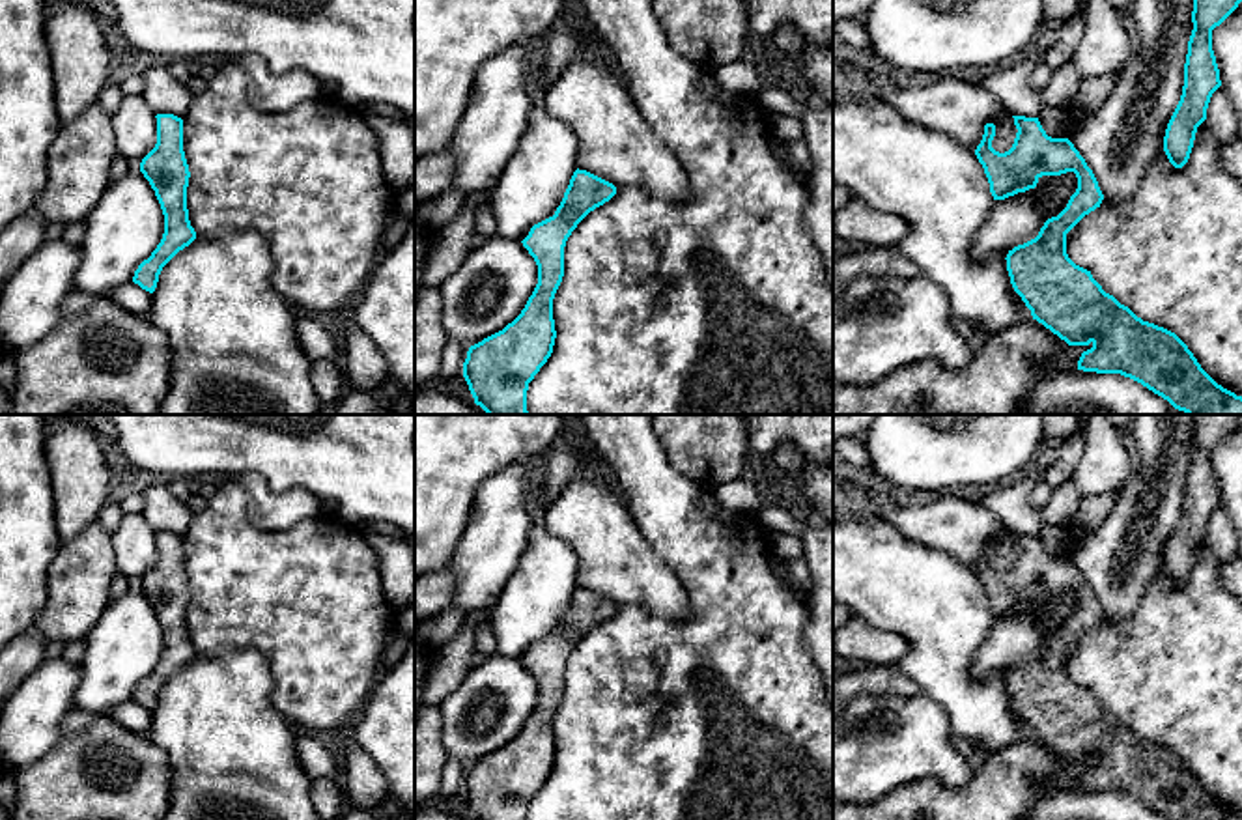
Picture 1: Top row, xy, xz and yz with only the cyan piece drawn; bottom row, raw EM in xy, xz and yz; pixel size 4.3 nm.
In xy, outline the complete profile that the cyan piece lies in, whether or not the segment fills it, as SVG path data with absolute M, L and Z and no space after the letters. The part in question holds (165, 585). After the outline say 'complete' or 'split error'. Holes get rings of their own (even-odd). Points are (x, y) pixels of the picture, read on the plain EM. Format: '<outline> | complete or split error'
M157 532L157 562L142 577L140 590L149 600L164 633L164 652L157 667L134 689L133 700L153 712L162 686L196 657L189 639L189 583L183 570L183 538Z | complete

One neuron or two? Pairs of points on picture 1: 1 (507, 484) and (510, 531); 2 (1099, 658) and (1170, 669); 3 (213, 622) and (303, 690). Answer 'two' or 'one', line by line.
1: one
2: one
3: one

